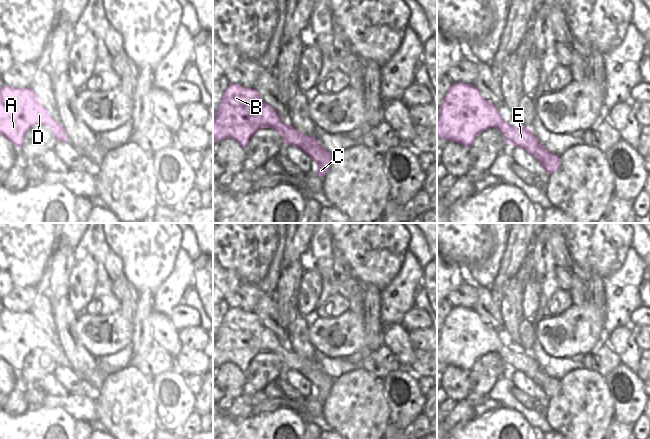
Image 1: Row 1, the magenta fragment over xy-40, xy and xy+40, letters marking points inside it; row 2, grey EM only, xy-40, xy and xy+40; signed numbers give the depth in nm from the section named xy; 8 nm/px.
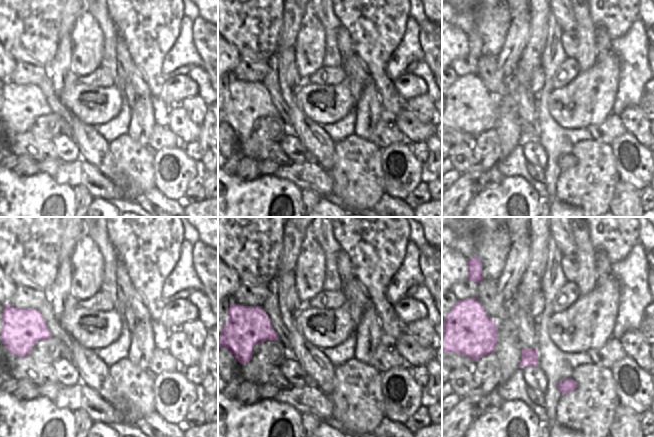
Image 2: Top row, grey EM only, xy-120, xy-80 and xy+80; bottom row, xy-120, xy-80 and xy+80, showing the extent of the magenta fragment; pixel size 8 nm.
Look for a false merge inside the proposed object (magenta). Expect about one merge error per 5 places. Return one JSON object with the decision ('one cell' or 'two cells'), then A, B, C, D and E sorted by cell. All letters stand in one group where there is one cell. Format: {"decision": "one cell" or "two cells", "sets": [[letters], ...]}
{"decision": "one cell", "sets": [["A", "B", "C", "D", "E"]]}

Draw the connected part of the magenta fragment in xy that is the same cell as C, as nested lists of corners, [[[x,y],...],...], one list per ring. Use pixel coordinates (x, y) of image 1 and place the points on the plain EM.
[[[229,308],[213,340],[213,364],[220,366],[230,362],[244,372],[260,352],[272,352],[285,368],[296,370],[302,374],[317,389],[318,400],[323,402],[329,395],[333,379],[317,365],[315,360],[308,360],[289,348],[284,348],[275,334],[266,328],[253,312]]]

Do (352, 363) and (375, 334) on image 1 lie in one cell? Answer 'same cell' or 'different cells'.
different cells

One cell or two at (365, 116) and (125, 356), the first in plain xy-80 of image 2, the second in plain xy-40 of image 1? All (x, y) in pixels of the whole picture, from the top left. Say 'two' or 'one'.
two

